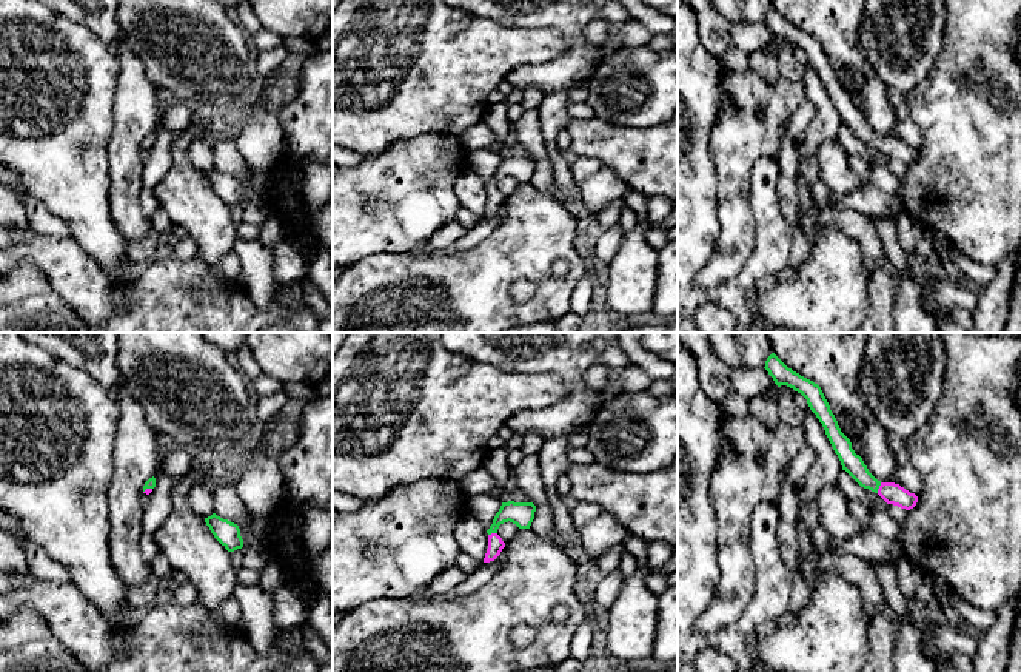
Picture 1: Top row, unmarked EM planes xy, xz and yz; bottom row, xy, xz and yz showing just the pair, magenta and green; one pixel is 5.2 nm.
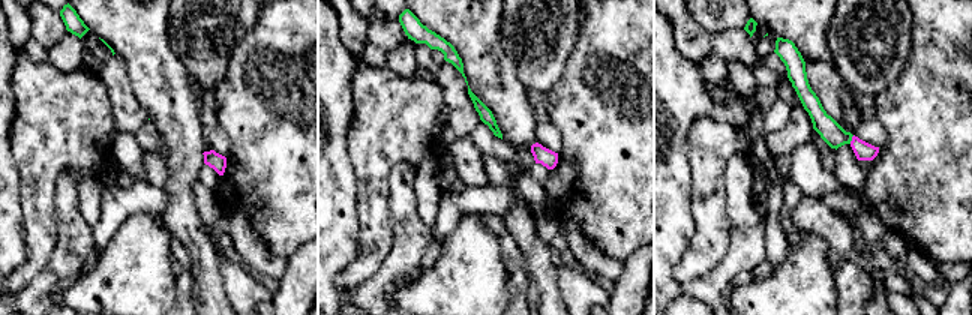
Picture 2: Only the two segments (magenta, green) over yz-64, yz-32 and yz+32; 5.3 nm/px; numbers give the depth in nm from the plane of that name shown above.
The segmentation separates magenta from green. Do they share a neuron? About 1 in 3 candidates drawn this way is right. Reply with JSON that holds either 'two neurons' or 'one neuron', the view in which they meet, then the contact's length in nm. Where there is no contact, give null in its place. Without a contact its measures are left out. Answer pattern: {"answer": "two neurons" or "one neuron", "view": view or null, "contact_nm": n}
{"answer": "one neuron", "view": "yz", "contact_nm": 60}

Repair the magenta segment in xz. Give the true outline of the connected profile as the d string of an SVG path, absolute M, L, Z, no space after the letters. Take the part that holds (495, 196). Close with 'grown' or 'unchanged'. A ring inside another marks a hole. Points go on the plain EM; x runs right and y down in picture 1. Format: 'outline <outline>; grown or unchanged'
outline M502 157L499 166L496 168L493 179L487 185L488 188L488 203L484 213L484 217L494 216L502 203L505 202L505 197L497 190L497 183L504 177L513 177L519 183L530 183L533 174L534 174L536 160L533 157Z; grown

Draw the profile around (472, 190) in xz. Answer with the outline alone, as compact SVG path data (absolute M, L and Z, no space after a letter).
M471 168L464 170L456 179L454 193L462 208L484 216L488 203L488 188L477 173Z

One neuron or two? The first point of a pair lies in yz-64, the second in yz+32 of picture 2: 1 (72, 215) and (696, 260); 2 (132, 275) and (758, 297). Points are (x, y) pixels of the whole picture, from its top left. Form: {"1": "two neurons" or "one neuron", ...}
{"1": "two neurons", "2": "one neuron"}

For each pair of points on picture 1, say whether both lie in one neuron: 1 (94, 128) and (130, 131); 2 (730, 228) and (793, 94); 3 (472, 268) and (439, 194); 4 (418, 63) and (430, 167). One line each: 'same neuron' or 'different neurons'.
1: different neurons
2: same neuron
3: different neurons
4: different neurons

